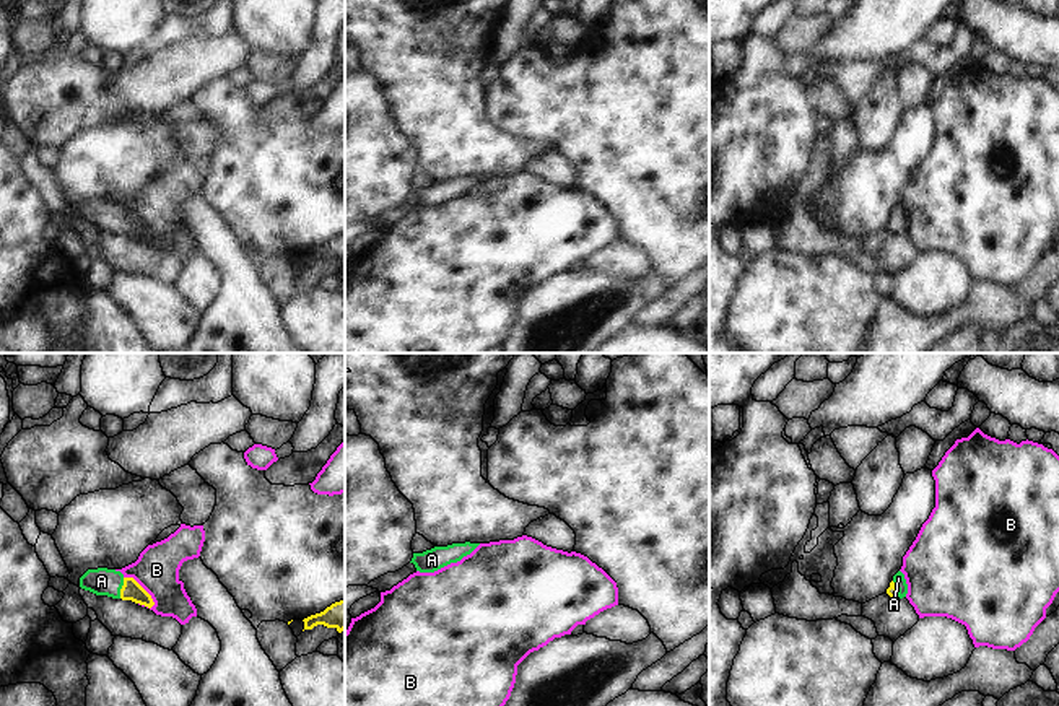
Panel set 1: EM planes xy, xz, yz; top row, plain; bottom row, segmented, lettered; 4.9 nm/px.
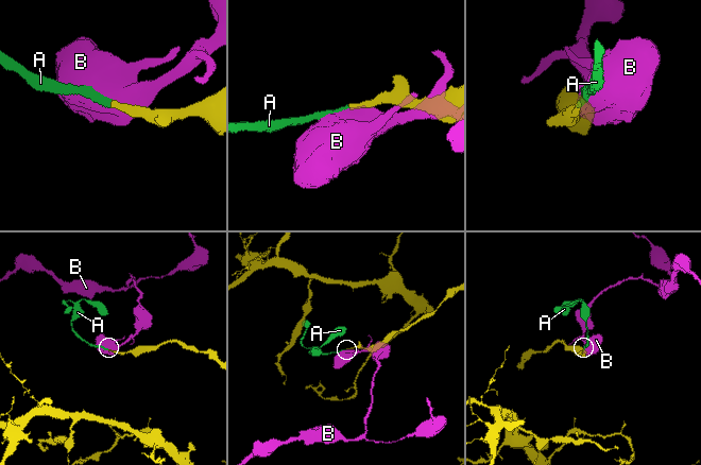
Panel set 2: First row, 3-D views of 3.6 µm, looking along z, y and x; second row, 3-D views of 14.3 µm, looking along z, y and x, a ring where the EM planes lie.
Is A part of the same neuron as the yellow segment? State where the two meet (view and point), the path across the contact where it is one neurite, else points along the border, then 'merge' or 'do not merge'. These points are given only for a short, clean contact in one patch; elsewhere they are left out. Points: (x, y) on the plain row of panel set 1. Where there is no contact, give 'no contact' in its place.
meets yellow in xy at (122, 223); runs through xy (132, 226), (122, 223), (101, 217); merge

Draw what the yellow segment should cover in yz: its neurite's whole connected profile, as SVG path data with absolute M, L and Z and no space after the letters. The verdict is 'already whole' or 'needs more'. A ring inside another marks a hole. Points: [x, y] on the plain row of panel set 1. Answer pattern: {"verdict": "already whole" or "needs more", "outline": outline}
{"verdict": "needs more", "outline": "M898 207L893 211L893 216L890 218L890 223L887 224L887 229L893 234L903 234L908 229L908 220L904 215L904 210L901 207Z"}

